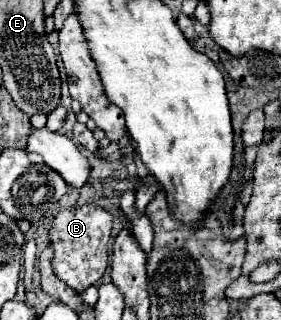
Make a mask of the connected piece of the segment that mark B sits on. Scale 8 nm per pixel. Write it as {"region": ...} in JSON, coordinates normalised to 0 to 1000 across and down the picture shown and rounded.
{"region":[[[295,638],[260,650],[210,650],[174,706],[174,756],[189,769],[189,856],[246,888],[267,913],[295,913],[359,875],[381,844],[381,769],[402,719],[402,675],[352,638]]]}

